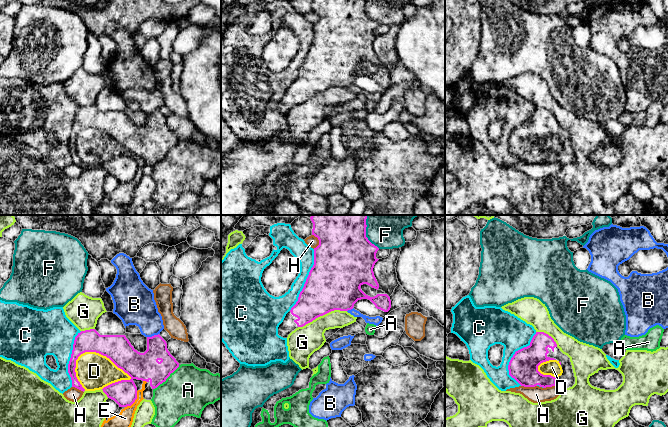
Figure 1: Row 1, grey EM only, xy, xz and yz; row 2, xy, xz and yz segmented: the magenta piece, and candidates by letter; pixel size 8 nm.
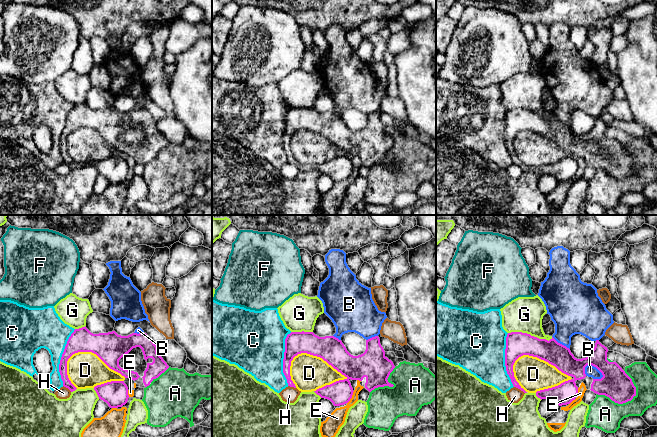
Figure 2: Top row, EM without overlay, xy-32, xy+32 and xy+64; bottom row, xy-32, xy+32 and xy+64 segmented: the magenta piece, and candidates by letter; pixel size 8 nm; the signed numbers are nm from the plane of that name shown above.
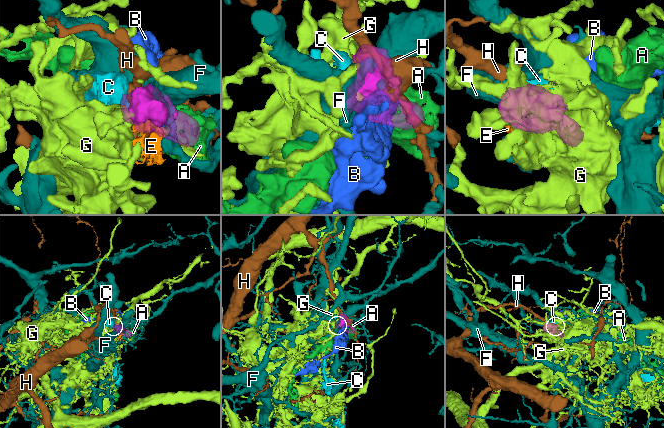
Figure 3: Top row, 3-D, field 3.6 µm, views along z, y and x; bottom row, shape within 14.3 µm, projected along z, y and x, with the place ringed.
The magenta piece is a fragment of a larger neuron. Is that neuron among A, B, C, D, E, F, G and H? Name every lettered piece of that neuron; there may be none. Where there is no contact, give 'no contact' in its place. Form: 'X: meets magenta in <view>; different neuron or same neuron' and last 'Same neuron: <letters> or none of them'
A: meets magenta in xy; different neuron
B: meets magenta in xy; different neuron
C: meets magenta in xz; different neuron
D: meets magenta in xy; different neuron
E: meets magenta in xy; different neuron
F: meets magenta in xz; different neuron
G: meets magenta in xz; different neuron
H: meets magenta in xz; different neuron
Same neuron: none of them

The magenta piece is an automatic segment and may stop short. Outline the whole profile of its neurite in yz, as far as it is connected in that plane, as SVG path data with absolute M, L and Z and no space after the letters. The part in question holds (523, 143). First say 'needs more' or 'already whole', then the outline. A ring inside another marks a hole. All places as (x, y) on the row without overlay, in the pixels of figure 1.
needs more; M536 108L530 121L515 128L508 141L509 151L524 163L552 163L559 162L561 165L572 163L575 160L575 153L570 134L563 130L557 123L554 115L544 108ZM549 136L557 136L563 146L561 152L555 154L551 151L543 151L538 147L538 142Z

